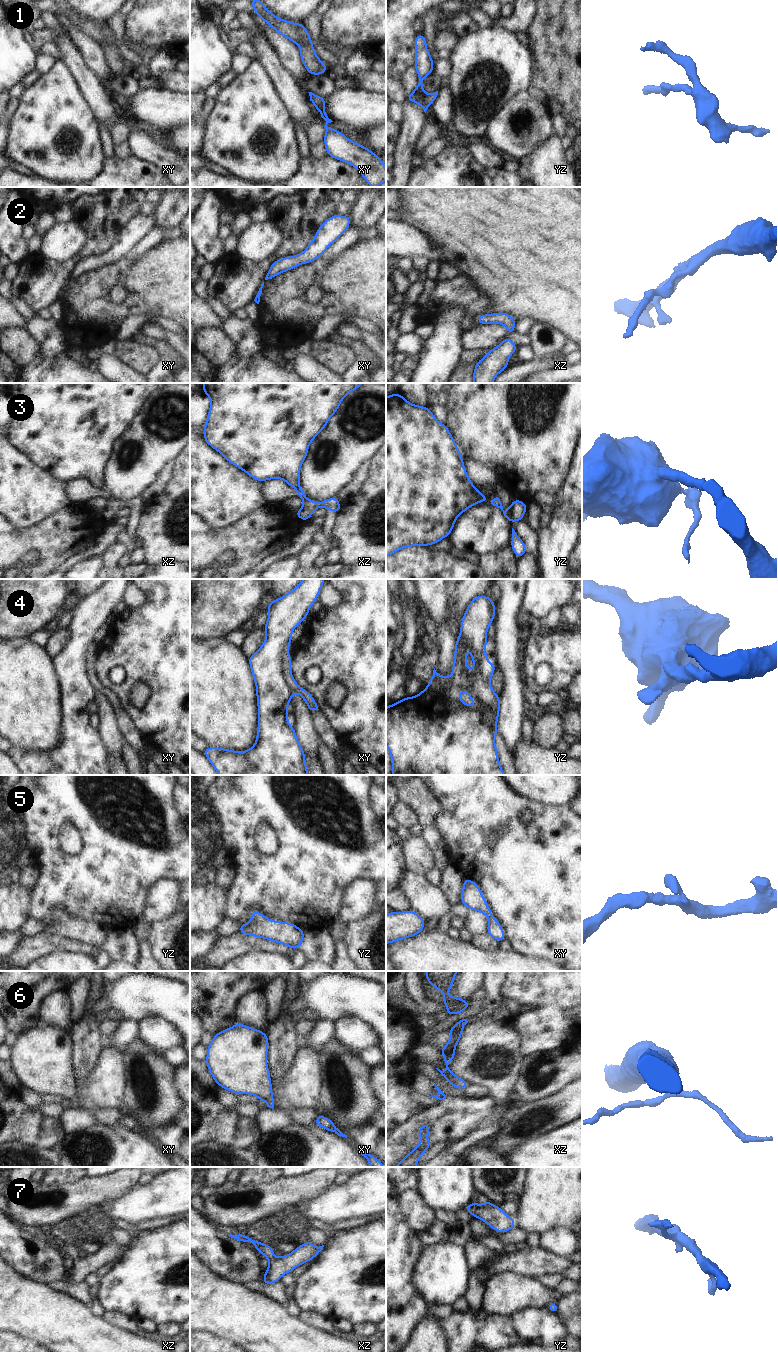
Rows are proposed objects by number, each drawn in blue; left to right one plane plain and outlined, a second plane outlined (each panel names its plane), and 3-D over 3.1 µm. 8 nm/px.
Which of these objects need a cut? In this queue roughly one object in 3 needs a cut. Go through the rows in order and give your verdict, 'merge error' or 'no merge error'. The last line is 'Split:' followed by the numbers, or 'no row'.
1: no merge error
2: no merge error
3: merge error
4: merge error
5: no merge error
6: no merge error
7: no merge error
Split: 3, 4

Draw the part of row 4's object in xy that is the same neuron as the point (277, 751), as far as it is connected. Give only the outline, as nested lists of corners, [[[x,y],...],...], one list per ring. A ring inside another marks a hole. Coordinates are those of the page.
[[[303,579],[289,593],[269,601],[268,620],[263,629],[266,639],[248,662],[256,684],[258,726],[256,743],[244,752],[207,747],[202,753],[219,775],[308,775],[305,752],[298,742],[295,729],[288,723],[288,703],[293,690],[284,675],[284,656],[288,654],[292,632],[309,615],[311,605],[318,599],[325,579]]]

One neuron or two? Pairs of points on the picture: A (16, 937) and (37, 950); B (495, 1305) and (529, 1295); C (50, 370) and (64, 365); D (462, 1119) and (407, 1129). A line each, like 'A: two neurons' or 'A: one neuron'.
A: two neurons
B: one neuron
C: one neuron
D: one neuron

